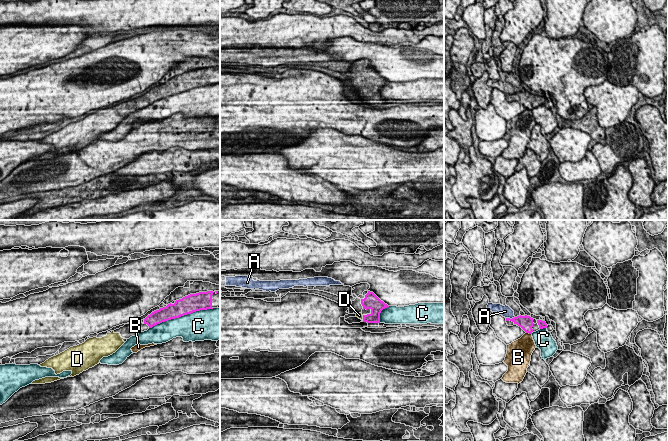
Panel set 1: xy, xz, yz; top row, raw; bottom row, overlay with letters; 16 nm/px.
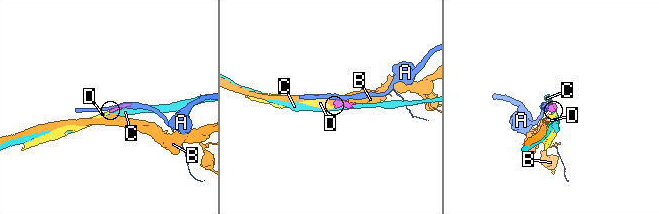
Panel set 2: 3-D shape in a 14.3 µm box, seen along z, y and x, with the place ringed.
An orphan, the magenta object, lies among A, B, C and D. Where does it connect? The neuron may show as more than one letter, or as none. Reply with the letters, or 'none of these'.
D

